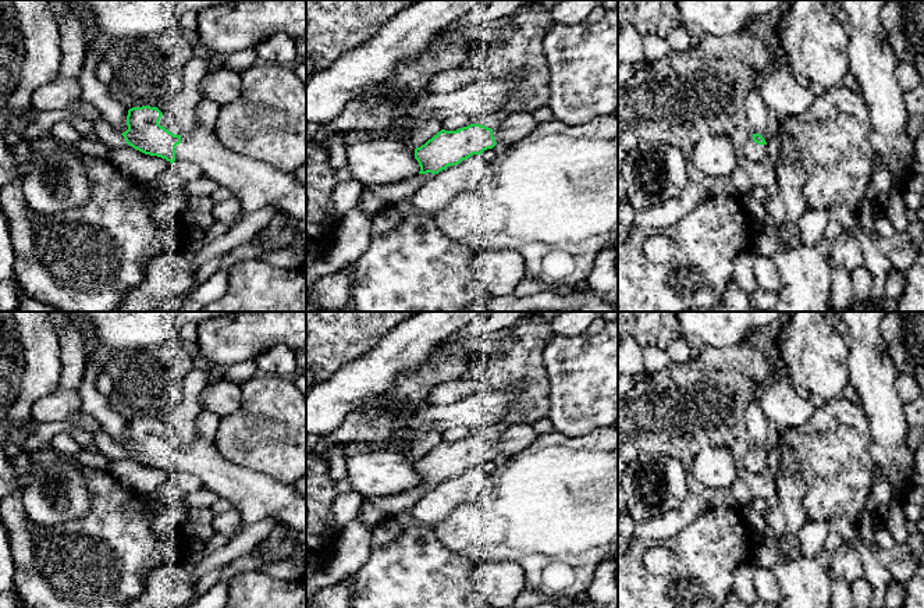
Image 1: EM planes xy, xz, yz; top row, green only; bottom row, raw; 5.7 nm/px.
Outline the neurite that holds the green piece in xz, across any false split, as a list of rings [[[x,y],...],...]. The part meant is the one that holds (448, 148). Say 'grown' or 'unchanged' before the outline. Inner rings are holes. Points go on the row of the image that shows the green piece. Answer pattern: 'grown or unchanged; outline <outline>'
grown; outline [[[519,111],[508,115],[494,129],[480,124],[470,124],[456,131],[441,129],[415,149],[415,159],[420,166],[419,174],[438,174],[473,154],[493,149],[497,143],[513,145],[530,135],[537,125],[533,113]]]

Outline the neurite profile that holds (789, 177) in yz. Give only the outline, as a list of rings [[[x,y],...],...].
[[[783,156],[768,166],[776,177],[779,198],[786,209],[786,223],[795,224],[808,209],[802,195],[804,170],[799,164],[788,163]]]

